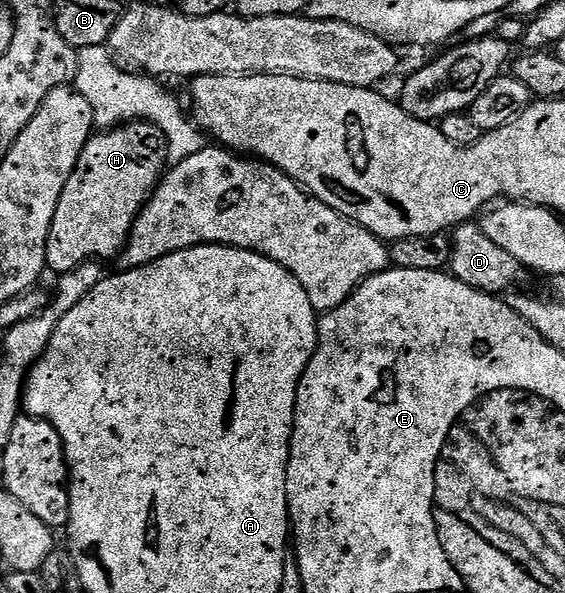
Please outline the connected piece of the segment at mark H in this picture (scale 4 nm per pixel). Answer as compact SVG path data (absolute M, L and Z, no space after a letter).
M135 121L90 136L80 161L60 193L56 217L46 242L46 266L52 272L75 271L82 263L121 255L142 206L154 194L168 167L164 133L156 125Z

